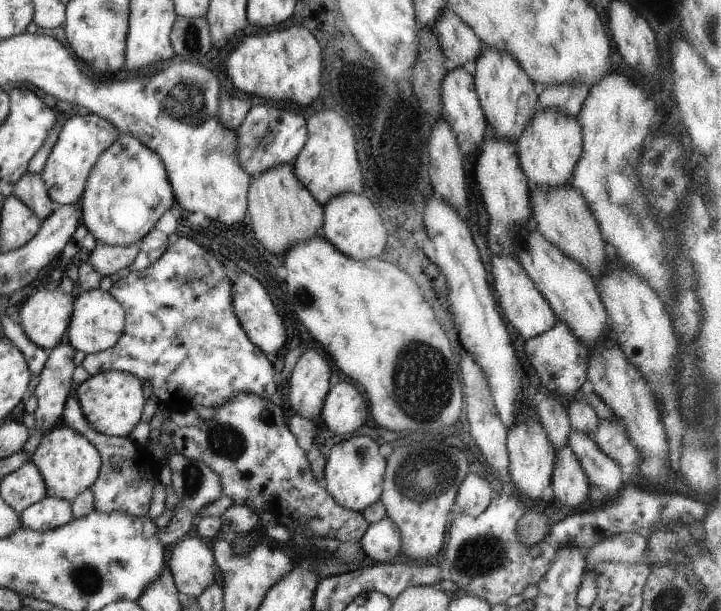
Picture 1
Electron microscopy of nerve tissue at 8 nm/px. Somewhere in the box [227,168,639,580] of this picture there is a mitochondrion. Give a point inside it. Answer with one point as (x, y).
(423, 382)

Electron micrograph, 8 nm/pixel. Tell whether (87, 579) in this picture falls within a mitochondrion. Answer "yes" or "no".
yes

